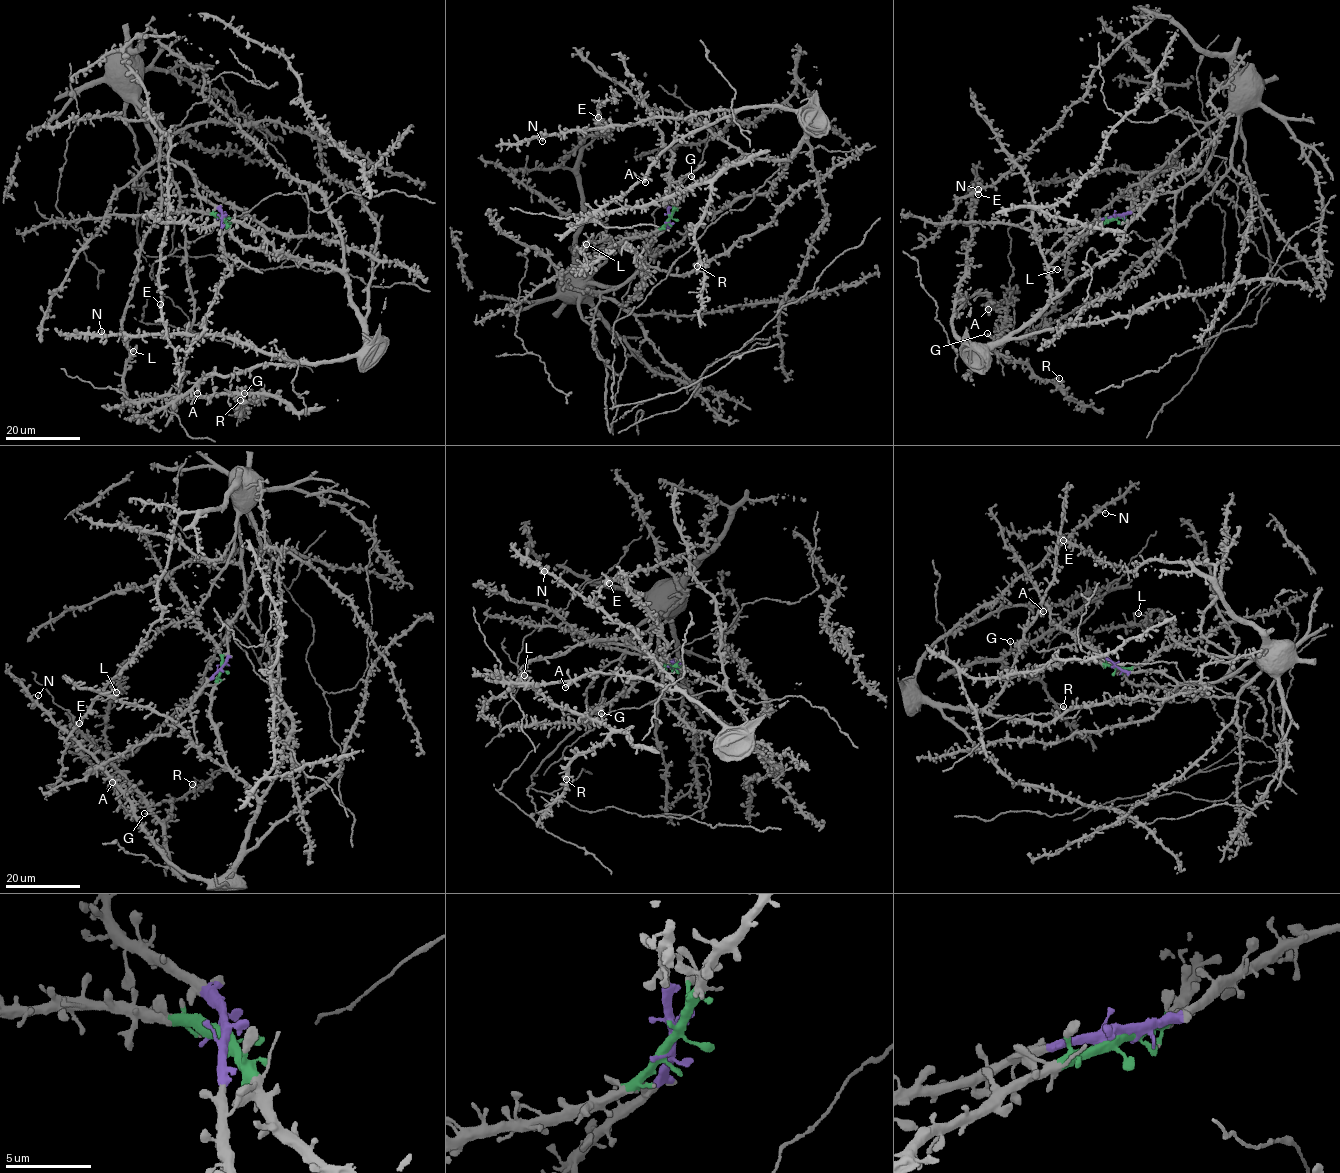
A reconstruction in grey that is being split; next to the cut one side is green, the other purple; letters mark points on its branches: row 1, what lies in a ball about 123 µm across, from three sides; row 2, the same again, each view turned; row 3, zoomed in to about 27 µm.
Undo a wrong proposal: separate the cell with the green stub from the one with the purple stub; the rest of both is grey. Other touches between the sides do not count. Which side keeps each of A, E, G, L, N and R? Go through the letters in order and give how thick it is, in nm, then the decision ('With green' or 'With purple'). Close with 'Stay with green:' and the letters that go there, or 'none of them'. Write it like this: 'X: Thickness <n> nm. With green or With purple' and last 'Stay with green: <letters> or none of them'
A: Thickness 460 nm. With green
E: Thickness 200 nm. With purple
G: Thickness 380 nm. With green
L: Thickness 440 nm. With purple
N: Thickness 240 nm. With green
R: Thickness 240 nm. With green
Stay with green: A, G, N, R

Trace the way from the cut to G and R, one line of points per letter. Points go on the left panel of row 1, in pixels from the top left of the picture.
G: (221, 217), (248, 247), (338, 269), (362, 324), (364, 347), (354, 354), (217, 374), (172, 400), (243, 392)
R: (221, 217), (248, 247), (338, 269), (362, 324), (354, 354), (217, 374), (172, 400), (261, 395), (240, 400)

